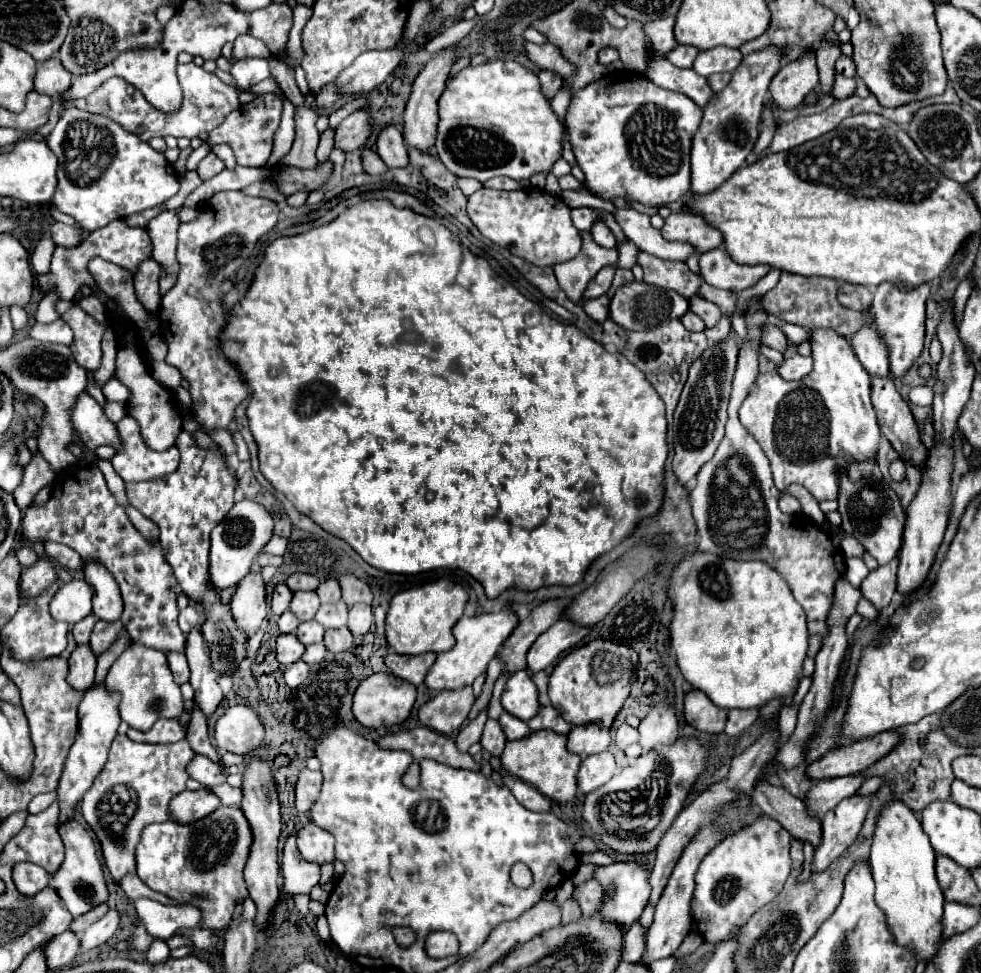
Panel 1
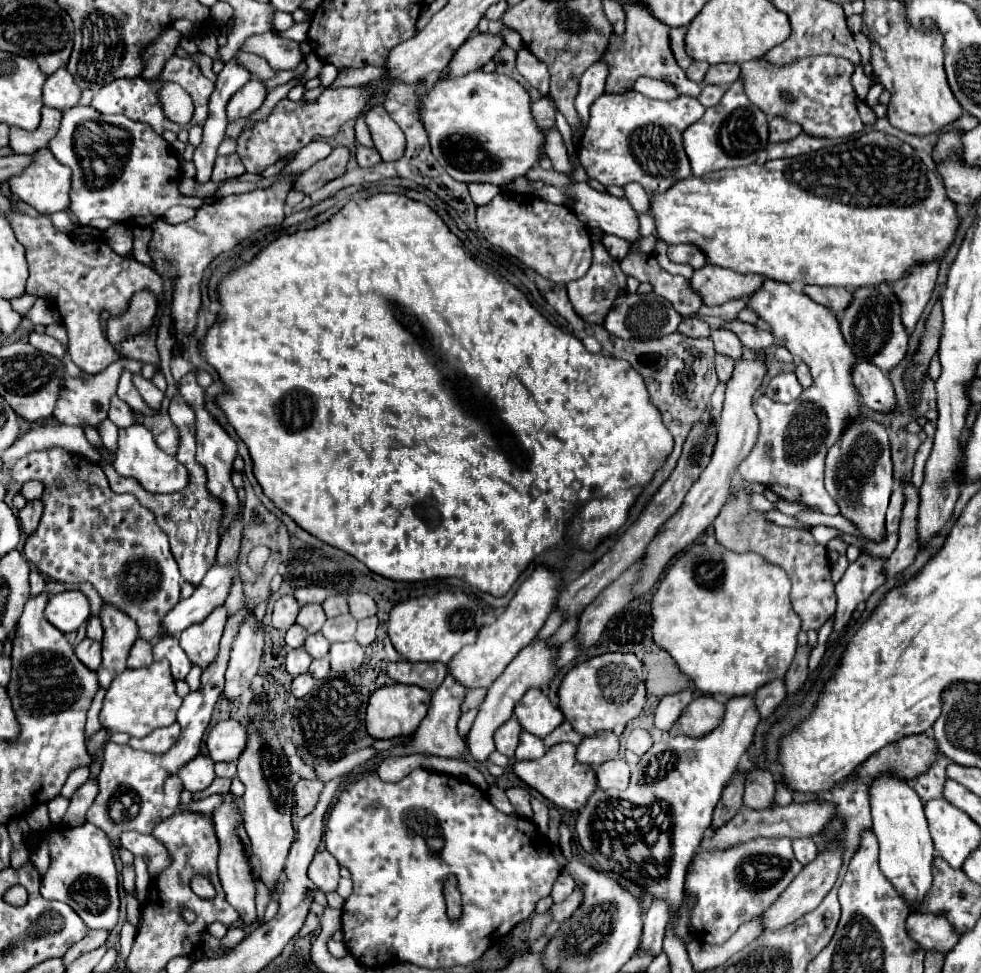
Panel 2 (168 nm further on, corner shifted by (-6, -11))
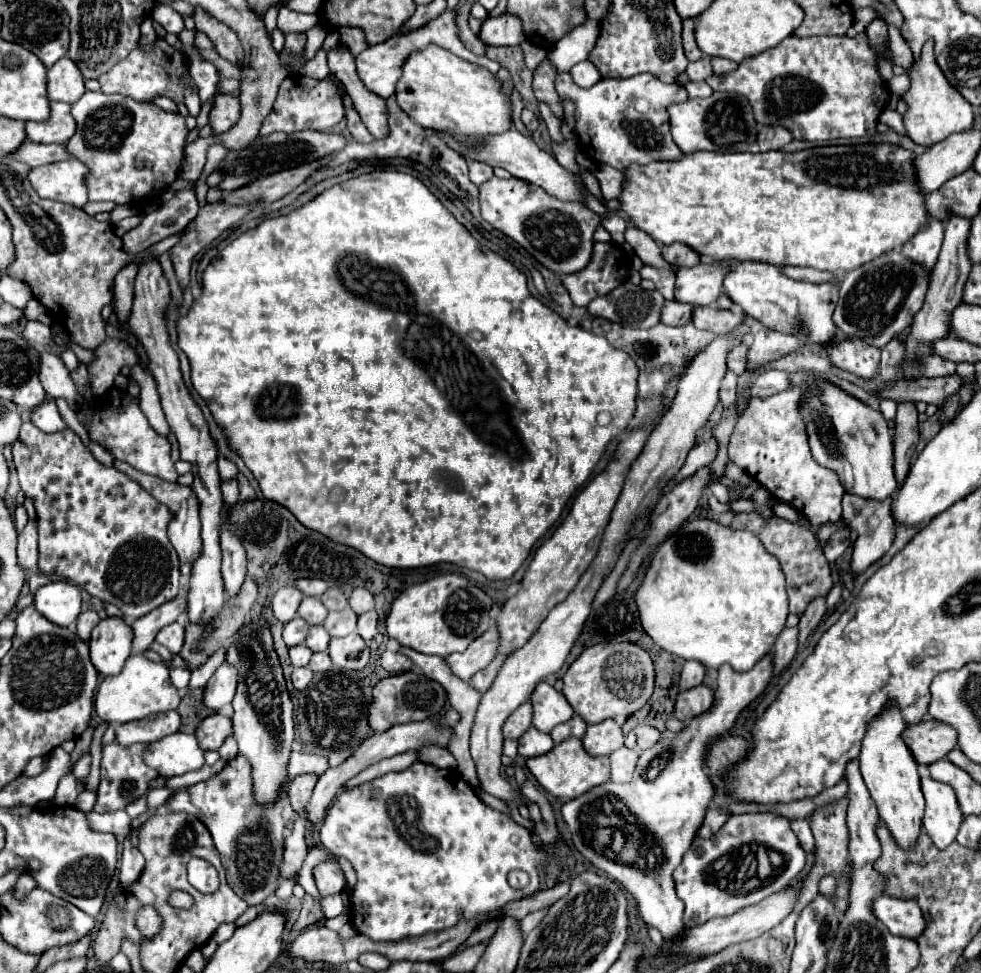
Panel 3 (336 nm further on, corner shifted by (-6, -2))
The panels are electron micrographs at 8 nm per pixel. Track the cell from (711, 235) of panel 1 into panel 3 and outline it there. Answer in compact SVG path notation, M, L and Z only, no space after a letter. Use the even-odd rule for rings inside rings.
M681 242L663 246L663 248L661 248L661 254L663 254L663 258L665 258L667 262L677 262L681 268L695 266L695 264L699 264L699 260L701 260L701 256L699 256L693 248L685 246L685 244L681 244Z

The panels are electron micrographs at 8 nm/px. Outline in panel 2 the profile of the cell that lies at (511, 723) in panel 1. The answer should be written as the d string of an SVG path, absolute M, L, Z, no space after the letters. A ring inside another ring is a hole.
M523 731L521 739L519 739L519 747L517 747L517 761L529 761L529 759L541 759L545 755L545 745L541 739L537 739L535 735Z

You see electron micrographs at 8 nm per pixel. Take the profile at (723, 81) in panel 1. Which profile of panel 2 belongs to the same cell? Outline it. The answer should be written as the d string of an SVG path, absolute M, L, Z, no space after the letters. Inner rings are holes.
M703 85L703 89L701 89L701 93L699 93L697 99L701 101L703 107L713 107L713 105L717 105L721 101L723 93L725 93L725 87L719 87L719 85Z

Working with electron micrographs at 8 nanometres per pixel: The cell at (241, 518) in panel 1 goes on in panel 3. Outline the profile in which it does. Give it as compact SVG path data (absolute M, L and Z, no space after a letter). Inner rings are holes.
M177 596L173 598L173 602L165 602L165 606L159 606L157 610L145 614L143 618L133 622L133 650L131 654L141 654L143 650L147 650L155 636L157 630L161 630L161 626L167 626L169 622L179 620L179 616L187 610L187 598L185 596Z

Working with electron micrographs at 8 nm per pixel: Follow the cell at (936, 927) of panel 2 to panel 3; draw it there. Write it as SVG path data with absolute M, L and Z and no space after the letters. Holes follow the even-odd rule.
M881 896L873 902L873 912L895 936L919 938L925 930L923 912L913 900Z

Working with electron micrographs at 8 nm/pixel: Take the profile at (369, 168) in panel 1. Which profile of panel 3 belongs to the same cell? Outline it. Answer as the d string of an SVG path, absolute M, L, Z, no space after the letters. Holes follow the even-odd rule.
M347 108L345 118L347 118L347 130L349 130L351 136L353 136L353 142L357 142L357 144L369 144L369 142L375 140L375 138L369 134L369 130L365 128L365 124L361 122L359 114L357 114L353 108Z

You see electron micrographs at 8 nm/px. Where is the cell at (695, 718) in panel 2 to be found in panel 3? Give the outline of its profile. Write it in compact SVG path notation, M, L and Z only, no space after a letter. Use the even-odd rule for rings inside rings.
M697 686L693 690L685 690L677 694L673 716L681 722L691 722L699 714L707 712L713 704L713 690L707 686Z

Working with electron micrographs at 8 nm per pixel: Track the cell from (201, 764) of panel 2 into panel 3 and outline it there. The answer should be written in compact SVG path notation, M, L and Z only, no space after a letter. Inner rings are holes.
M175 732L149 746L145 762L161 776L173 778L205 766L205 752L199 748L195 736Z

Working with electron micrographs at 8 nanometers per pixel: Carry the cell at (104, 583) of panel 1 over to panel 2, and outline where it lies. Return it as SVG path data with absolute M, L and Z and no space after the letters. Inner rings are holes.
M103 605L99 617L105 633L101 641L103 661L97 669L97 679L99 679L99 687L107 689L109 683L127 669L129 651L139 635L133 619L129 619L127 615L121 615L121 611L117 611L115 607Z

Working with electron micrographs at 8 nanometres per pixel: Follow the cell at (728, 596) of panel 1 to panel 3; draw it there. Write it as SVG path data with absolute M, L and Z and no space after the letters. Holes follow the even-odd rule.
M693 520L693 522L685 522L677 532L673 532L653 554L651 562L649 562L649 570L645 574L643 584L639 586L637 594L635 594L637 606L639 606L639 614L641 614L641 624L645 628L645 632L667 652L683 658L683 660L697 660L707 668L721 668L723 664L729 664L733 670L737 672L747 672L751 670L751 666L755 666L761 658L765 658L775 642L777 642L777 634L781 634L781 630L785 628L787 616L789 616L789 598L787 598L787 590L785 590L785 574L781 570L781 564L777 562L777 558L773 558L773 554L769 554L763 546L761 540L745 530L731 530L727 526L721 526L713 520Z

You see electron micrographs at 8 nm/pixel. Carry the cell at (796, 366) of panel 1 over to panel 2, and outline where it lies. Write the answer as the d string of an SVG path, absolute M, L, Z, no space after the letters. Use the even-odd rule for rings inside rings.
M779 373L777 377L773 377L767 385L767 395L773 399L773 401L779 401L779 403L791 403L795 401L799 395L801 395L801 385L795 377L795 373Z

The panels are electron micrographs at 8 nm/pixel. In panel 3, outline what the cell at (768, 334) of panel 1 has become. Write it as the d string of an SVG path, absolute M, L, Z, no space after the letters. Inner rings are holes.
M699 306L693 312L693 324L699 330L711 330L715 334L727 334L731 330L735 330L737 326L741 326L741 322L745 320L745 314L733 314L729 310L723 308L711 308L711 306Z

